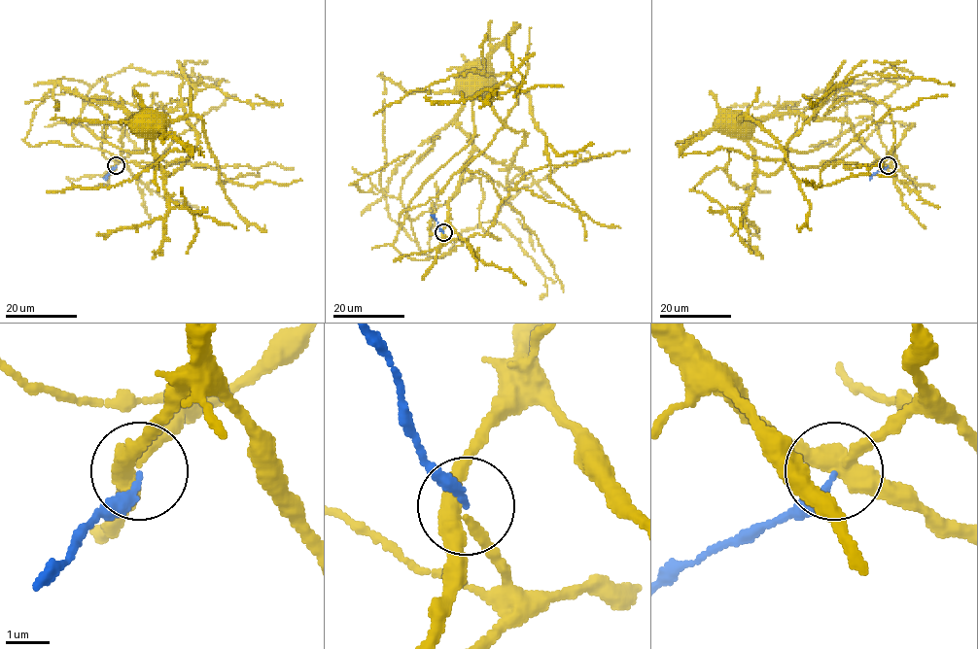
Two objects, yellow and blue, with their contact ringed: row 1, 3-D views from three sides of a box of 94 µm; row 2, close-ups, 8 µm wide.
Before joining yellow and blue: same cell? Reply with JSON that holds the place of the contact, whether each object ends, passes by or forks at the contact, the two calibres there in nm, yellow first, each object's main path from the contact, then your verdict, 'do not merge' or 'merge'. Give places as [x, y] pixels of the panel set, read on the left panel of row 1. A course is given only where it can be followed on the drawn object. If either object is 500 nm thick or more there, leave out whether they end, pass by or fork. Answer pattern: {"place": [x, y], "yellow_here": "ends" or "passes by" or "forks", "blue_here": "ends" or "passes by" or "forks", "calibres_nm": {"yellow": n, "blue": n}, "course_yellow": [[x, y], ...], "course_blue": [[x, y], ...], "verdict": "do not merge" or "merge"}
{"place": [116, 165], "yellow_here": "forks", "blue_here": "ends", "calibres_nm": {"yellow": 360, "blue": 180}, "course_yellow": [[116, 165], [124, 126], [131, 119], [142, 119], [145, 114], [129, 116], [146, 123], [157, 122]], "course_blue": [[116, 165], [105, 180]], "verdict": "merge"}

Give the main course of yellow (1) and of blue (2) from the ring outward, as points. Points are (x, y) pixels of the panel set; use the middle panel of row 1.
1: (442, 232), (448, 201), (472, 150), (472, 140), (460, 127), (456, 114), (469, 93), (469, 82), (484, 70)
2: (442, 232), (432, 216)

